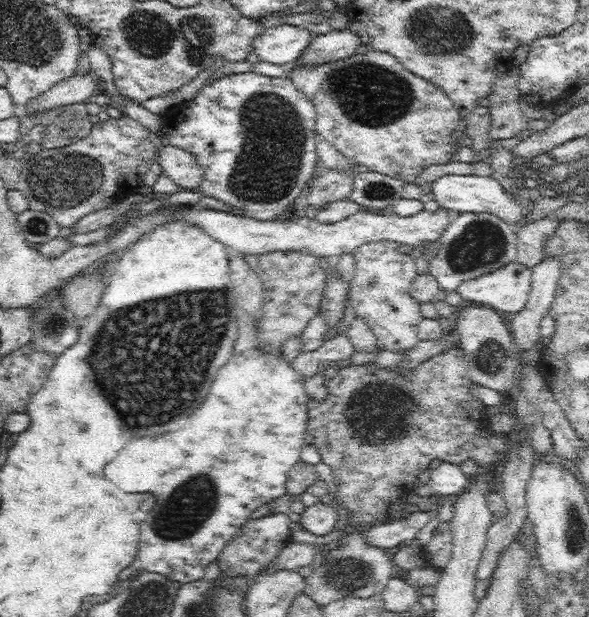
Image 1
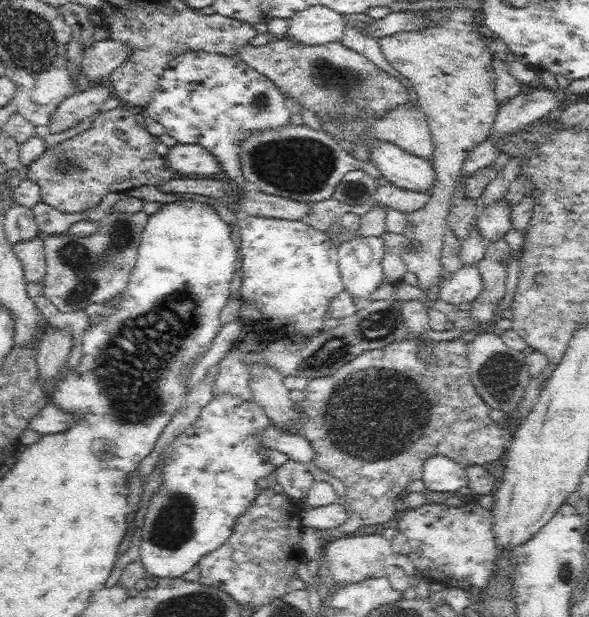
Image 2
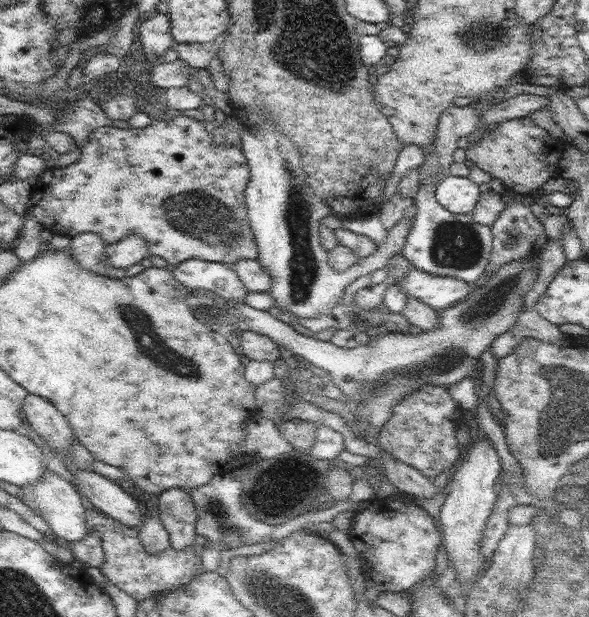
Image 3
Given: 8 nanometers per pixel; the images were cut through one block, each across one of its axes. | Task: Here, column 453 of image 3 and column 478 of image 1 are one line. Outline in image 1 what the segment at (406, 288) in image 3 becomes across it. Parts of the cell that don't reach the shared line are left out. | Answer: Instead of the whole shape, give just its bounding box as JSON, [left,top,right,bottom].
[456,260,531,313]

